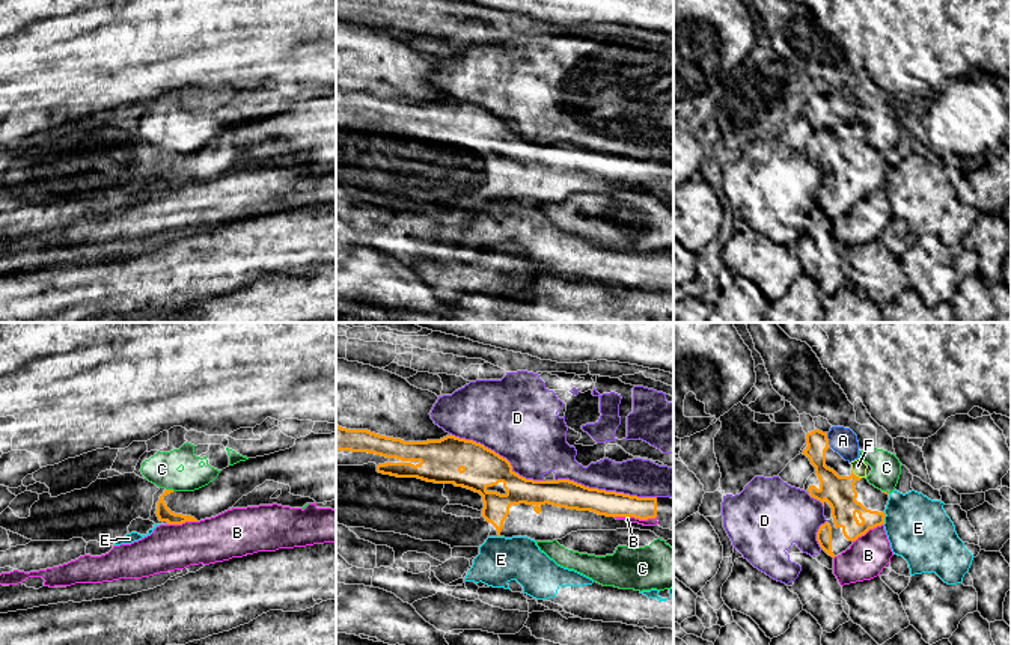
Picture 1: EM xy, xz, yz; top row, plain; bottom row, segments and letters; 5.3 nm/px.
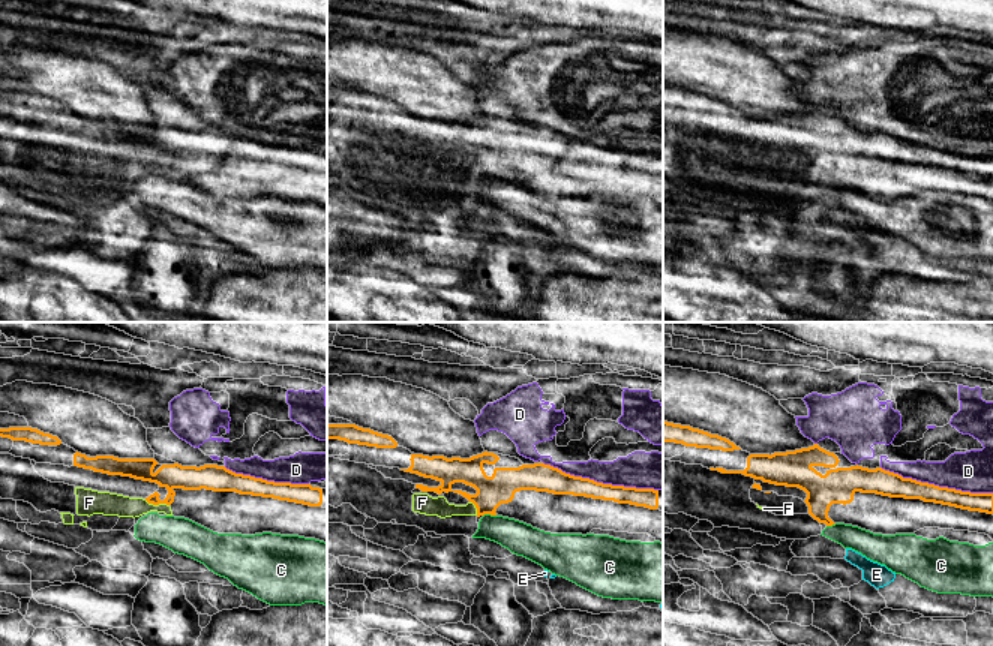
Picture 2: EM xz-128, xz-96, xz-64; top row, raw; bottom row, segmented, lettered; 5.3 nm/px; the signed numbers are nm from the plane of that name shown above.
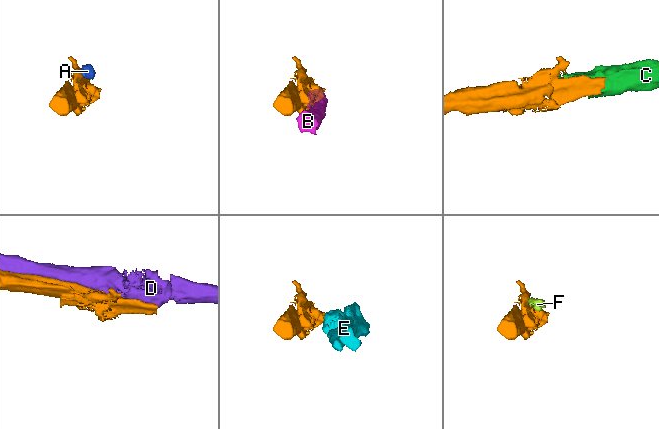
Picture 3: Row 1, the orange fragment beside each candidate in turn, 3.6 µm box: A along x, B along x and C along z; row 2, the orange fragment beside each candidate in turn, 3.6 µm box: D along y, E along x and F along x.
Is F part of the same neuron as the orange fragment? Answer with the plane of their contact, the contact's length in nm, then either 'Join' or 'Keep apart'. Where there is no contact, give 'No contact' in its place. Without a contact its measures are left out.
Touches orange in yz. Shared border 80 nm. Join

